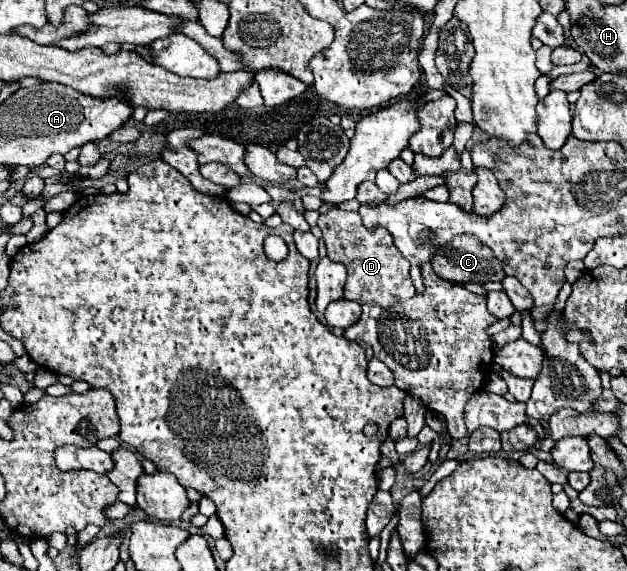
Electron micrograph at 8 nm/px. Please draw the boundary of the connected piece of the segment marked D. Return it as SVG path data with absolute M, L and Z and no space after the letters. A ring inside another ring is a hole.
M330 209L318 219L328 257L336 263L348 267L348 279L344 287L344 299L364 303L376 303L380 307L390 307L394 303L410 299L416 289L410 279L410 263L400 255L398 247L392 241L392 235L384 229L366 229L358 213L344 209Z

